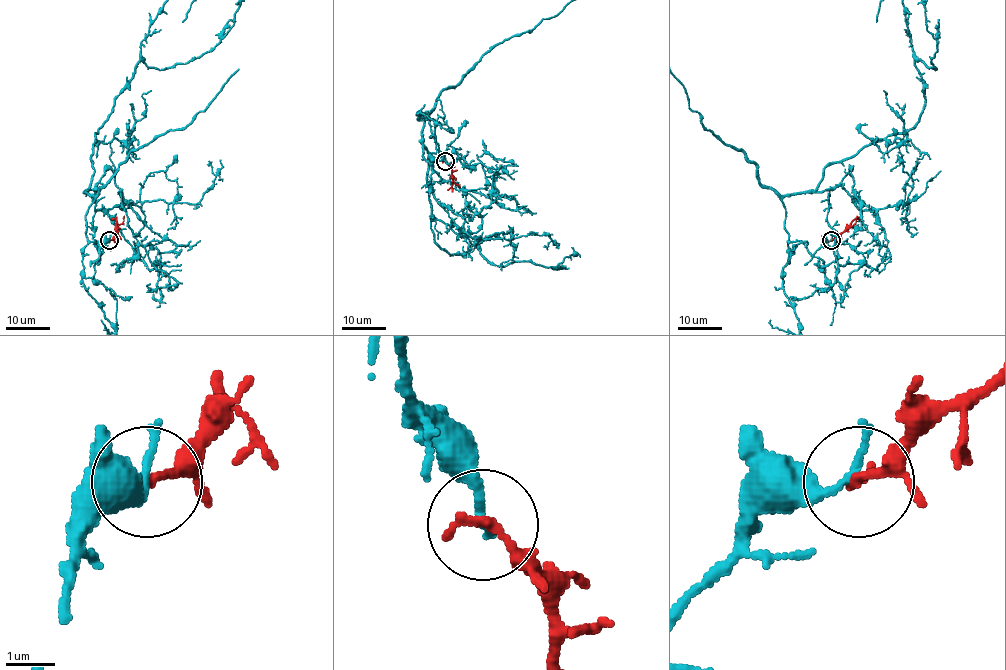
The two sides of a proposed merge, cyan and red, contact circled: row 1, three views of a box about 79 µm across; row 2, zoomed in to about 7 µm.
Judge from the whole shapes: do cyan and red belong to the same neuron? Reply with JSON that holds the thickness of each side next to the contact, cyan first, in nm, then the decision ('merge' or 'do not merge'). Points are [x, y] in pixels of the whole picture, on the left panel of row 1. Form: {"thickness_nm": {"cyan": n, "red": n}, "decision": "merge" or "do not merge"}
{"thickness_nm": {"cyan": 220, "red": 220}, "decision": "do not merge"}

